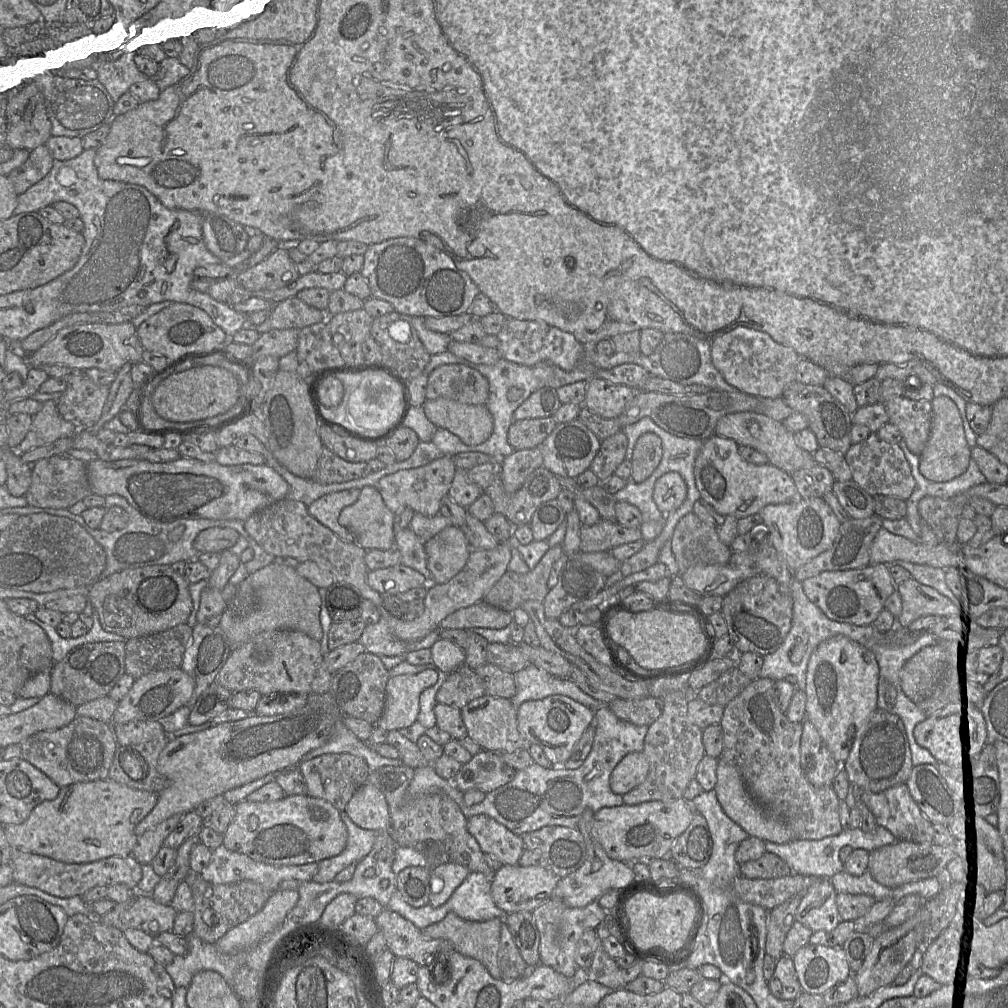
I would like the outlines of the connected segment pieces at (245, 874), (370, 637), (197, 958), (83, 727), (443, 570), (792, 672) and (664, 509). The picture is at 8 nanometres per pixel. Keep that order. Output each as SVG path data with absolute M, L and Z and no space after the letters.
M224 845L211 851L208 865L201 871L201 877L213 884L234 884L250 880L256 882L270 891L279 890L279 884L286 880L307 882L313 880L318 872L318 863L312 862L302 865L271 865L256 861L247 855L227 849Z
M381 616L376 624L366 625L358 642L363 645L366 652L379 656L390 670L404 660L405 654L418 649L430 649L438 638L439 629L418 641L400 640L392 633L388 620Z
M193 933L185 937L187 943L187 951L183 955L175 955L173 961L165 966L165 970L171 976L176 988L187 988L191 983L193 976L204 970L211 970L219 973L225 981L232 985L232 977L240 967L240 958L237 954L224 954L220 952L216 944L204 942Z
M77 716L58 730L38 732L19 745L21 759L35 766L60 788L78 782L107 779L119 746L111 724L84 716Z
M449 525L424 542L427 567L436 584L449 582L466 565L471 548L463 531Z
M789 640L773 653L763 657L763 666L759 677L770 678L775 681L784 680L786 676L794 676L797 681L797 689L805 692L806 672L809 656L801 657L801 661L793 664L790 660L791 648Z
M668 472L655 482L653 500L663 515L679 508L686 496L686 483L677 472Z

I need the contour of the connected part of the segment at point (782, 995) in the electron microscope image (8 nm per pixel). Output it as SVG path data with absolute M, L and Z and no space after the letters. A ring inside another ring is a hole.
M783 955L777 960L772 978L768 981L772 994L781 1000L794 1001L802 992L792 957Z

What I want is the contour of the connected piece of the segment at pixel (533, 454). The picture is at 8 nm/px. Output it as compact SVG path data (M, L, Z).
M540 446L536 448L515 450L502 459L501 479L504 489L509 494L517 492L526 478L543 466Z

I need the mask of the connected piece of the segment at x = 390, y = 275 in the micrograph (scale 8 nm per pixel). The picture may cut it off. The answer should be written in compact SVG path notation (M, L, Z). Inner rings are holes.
M399 237L369 245L364 254L360 274L366 279L371 297L389 302L394 311L411 317L443 317L468 313L477 294L478 286L469 275L458 268L453 259L433 245L412 237Z

